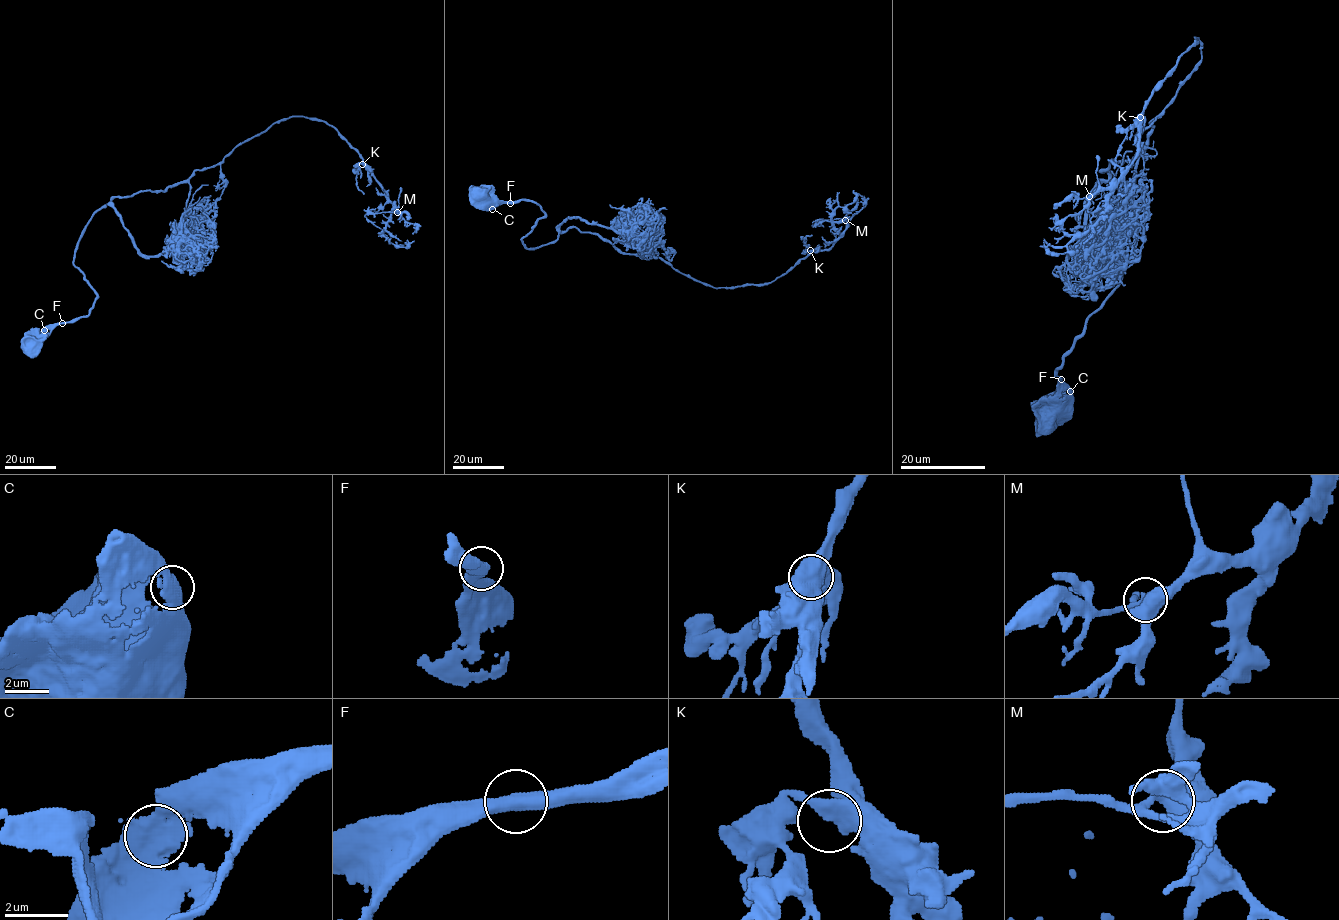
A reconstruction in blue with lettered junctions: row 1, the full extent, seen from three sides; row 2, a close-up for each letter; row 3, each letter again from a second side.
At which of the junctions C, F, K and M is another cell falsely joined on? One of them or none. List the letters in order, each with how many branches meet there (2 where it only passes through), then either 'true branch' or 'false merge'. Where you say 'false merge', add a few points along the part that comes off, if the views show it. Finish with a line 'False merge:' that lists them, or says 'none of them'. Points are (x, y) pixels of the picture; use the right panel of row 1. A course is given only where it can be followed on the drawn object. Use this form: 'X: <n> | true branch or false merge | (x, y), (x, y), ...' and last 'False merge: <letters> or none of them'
C: 2 | true branch
F: 2 | true branch
K: 2 | true branch
M: 2 | true branch
False merge: none of them

